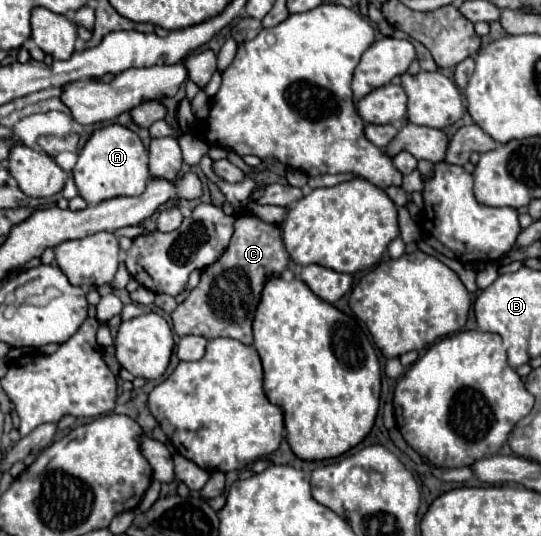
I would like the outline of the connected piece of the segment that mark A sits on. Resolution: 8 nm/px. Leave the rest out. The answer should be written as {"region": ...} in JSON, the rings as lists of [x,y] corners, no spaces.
{"region":[[[120,124],[100,128],[82,148],[80,158],[72,170],[72,178],[78,186],[80,196],[92,206],[116,196],[138,196],[146,190],[150,178],[148,150],[138,134]]]}

